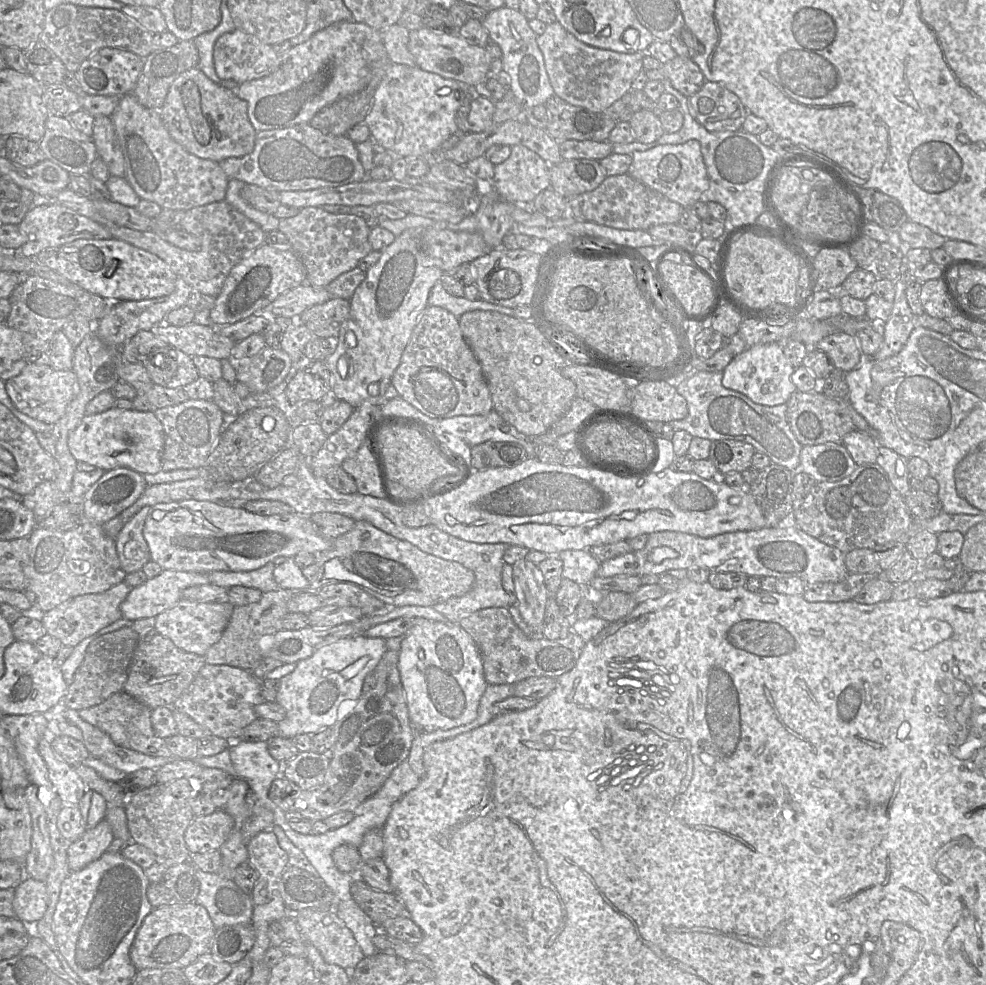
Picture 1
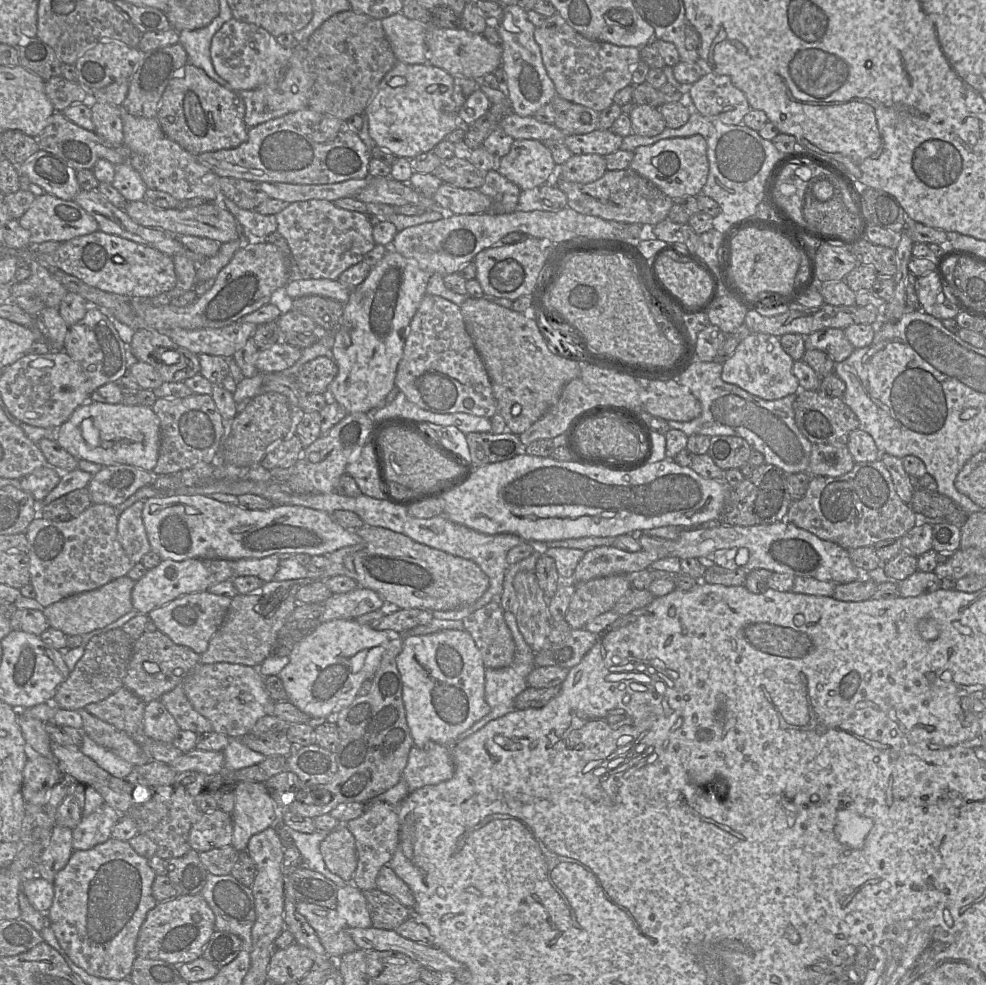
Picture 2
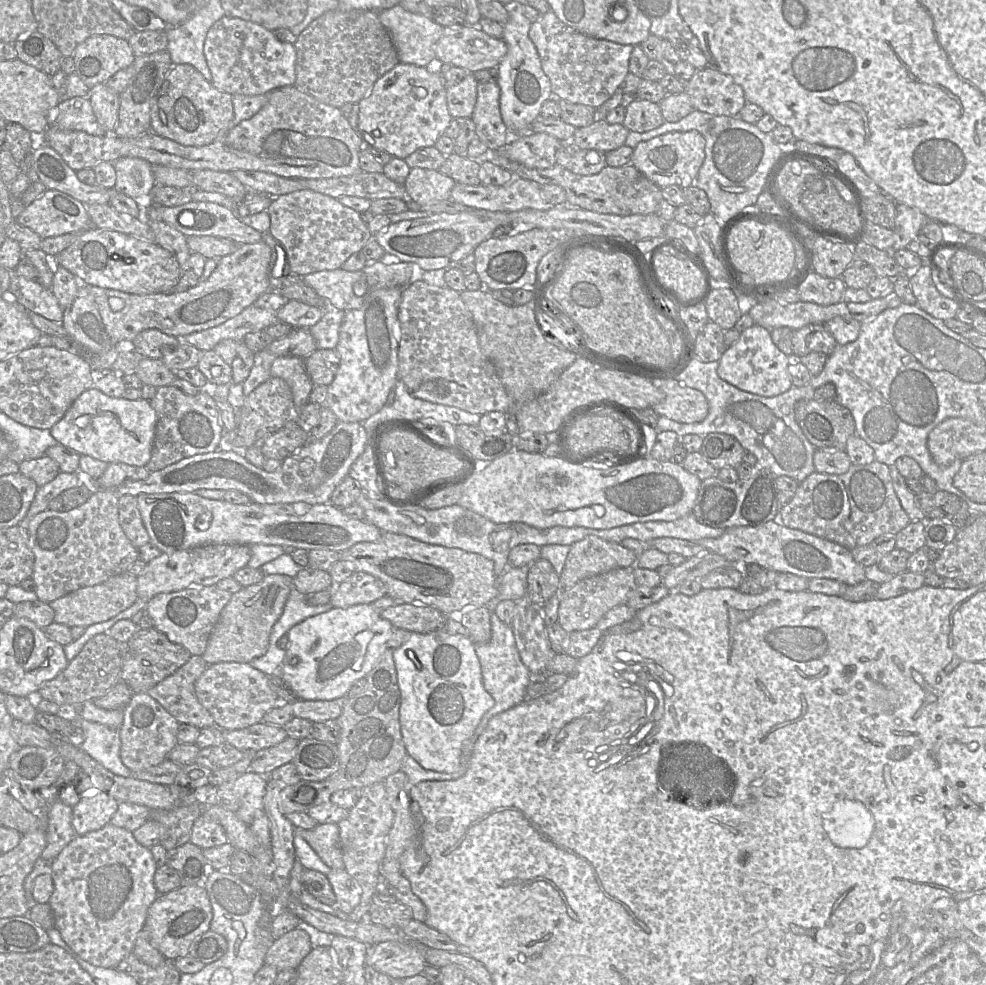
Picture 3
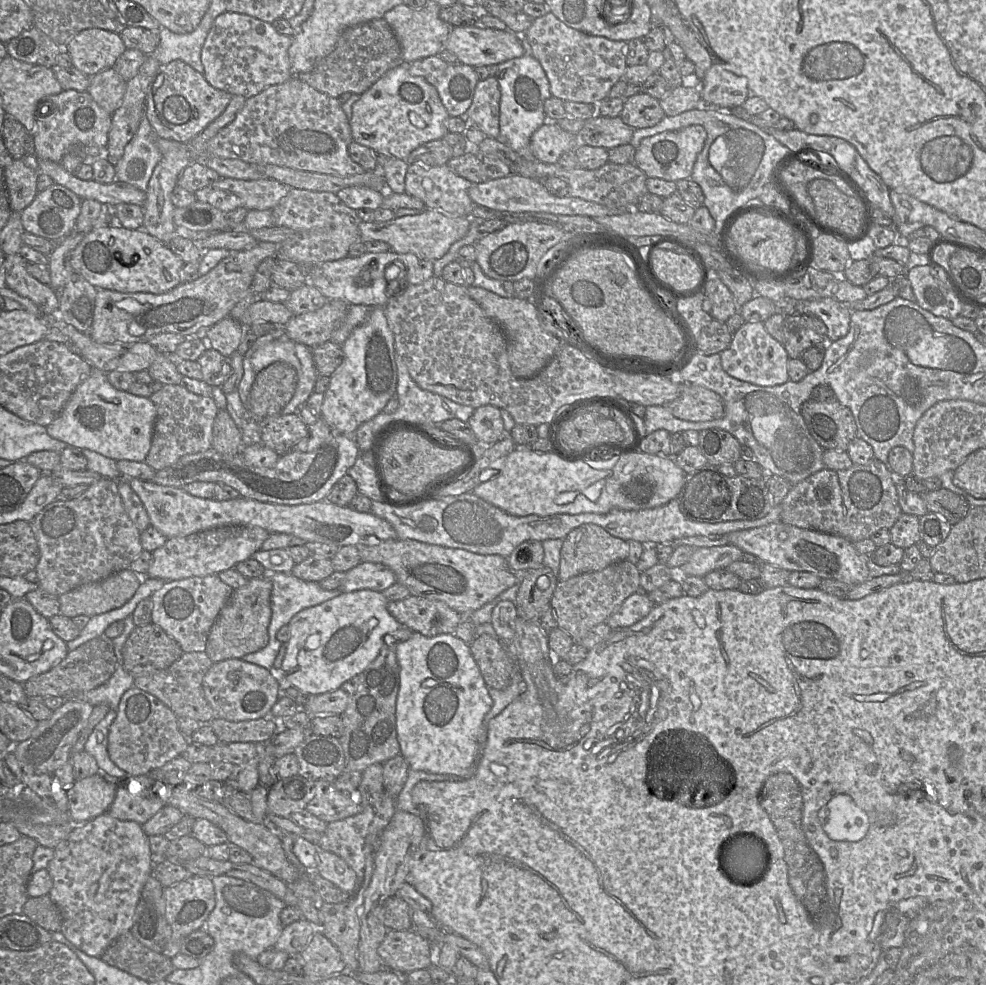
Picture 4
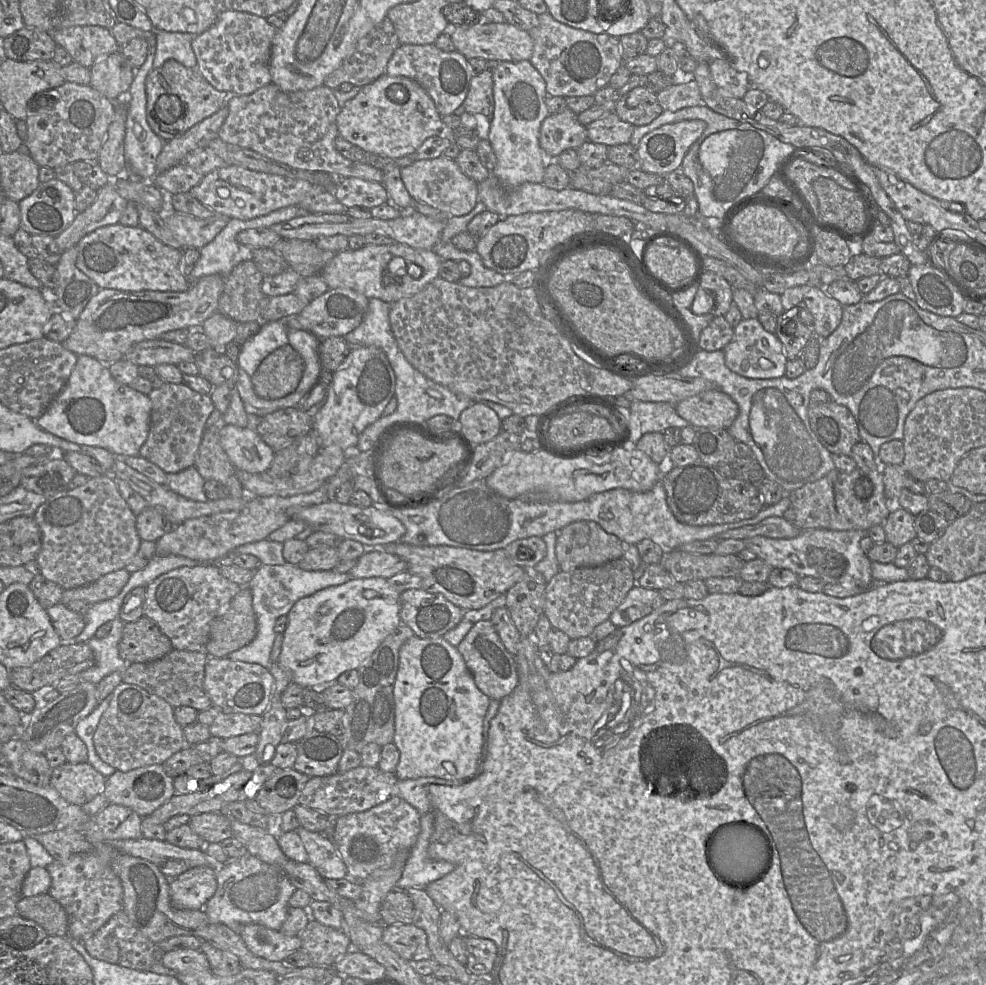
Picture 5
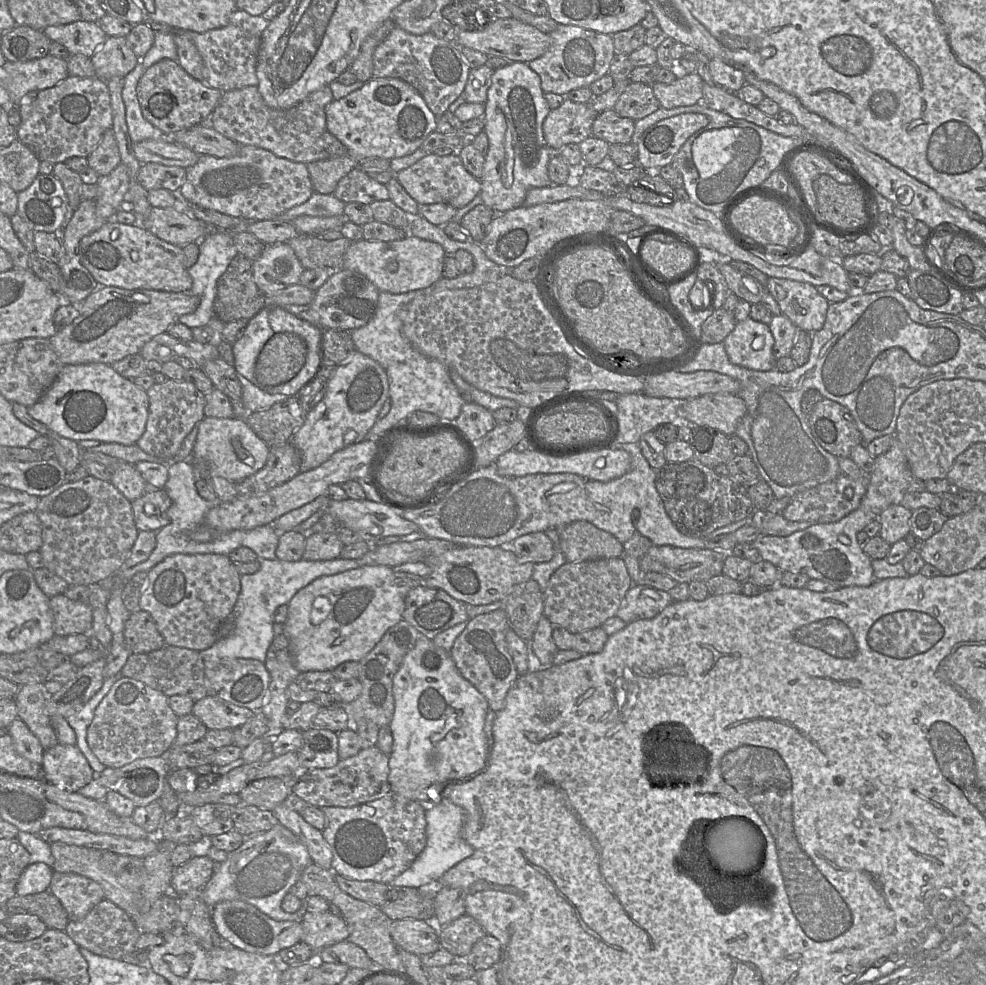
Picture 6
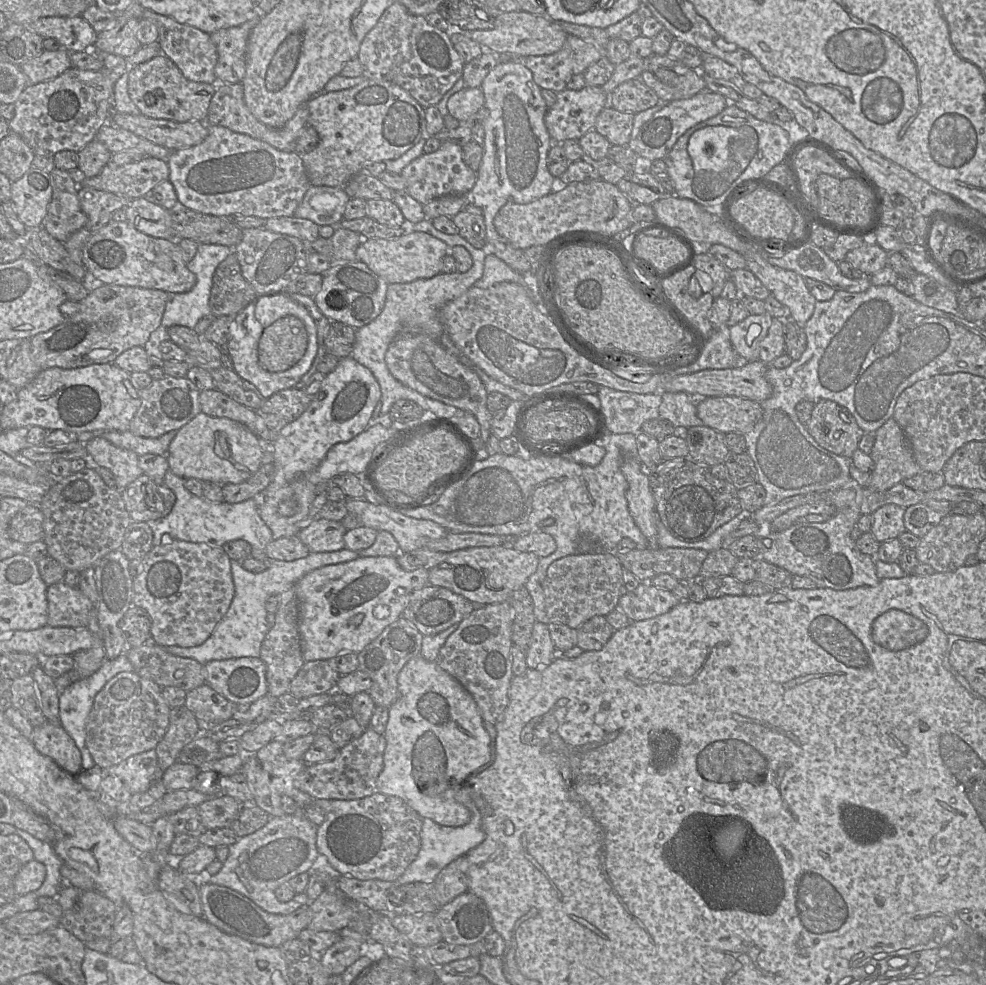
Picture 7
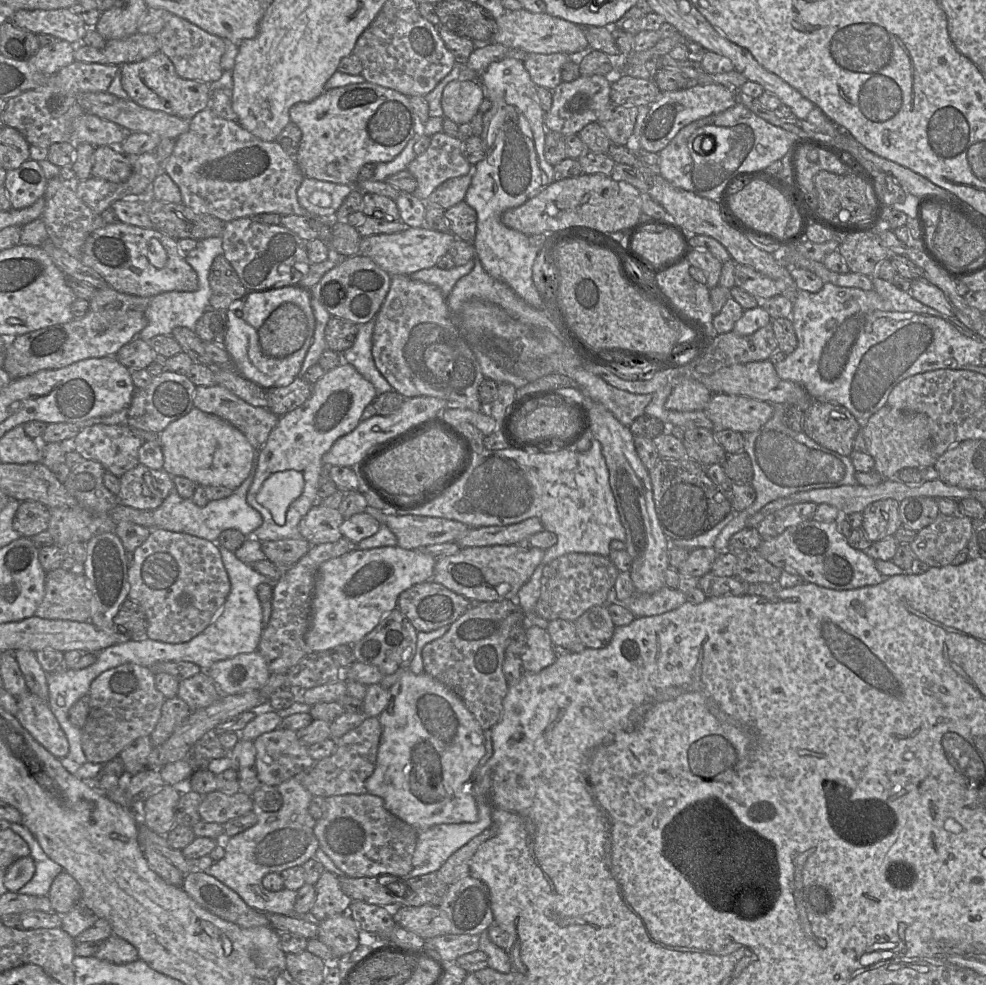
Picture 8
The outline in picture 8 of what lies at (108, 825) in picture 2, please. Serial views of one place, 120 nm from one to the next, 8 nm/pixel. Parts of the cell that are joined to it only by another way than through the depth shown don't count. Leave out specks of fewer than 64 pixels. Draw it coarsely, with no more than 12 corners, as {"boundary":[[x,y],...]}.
{"boundary":[[27,691],[16,718],[58,759],[69,743],[48,701]]}

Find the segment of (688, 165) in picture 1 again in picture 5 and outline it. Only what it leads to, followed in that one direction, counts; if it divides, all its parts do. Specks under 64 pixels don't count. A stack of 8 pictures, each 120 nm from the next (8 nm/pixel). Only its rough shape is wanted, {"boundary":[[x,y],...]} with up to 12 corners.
{"boundary":[[692,119],[652,130],[638,167],[663,177],[680,170],[705,129]]}

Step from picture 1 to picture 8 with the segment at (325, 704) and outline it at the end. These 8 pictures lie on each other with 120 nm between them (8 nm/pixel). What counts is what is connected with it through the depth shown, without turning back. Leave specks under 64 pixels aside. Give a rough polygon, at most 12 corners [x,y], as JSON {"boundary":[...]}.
{"boundary":[[355,549],[316,577],[310,651],[353,645],[435,557]]}

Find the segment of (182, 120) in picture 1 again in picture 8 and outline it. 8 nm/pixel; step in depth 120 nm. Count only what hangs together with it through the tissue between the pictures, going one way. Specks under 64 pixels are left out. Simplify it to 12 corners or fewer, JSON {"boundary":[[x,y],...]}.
{"boundary":[[162,52],[120,66],[129,99],[190,120],[209,84],[178,76]]}

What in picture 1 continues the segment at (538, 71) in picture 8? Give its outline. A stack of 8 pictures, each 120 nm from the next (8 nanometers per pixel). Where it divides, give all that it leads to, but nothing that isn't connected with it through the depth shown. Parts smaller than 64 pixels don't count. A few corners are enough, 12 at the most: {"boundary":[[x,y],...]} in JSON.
{"boundary":[[558,21],[536,40],[555,95],[603,113],[644,53],[587,45]]}

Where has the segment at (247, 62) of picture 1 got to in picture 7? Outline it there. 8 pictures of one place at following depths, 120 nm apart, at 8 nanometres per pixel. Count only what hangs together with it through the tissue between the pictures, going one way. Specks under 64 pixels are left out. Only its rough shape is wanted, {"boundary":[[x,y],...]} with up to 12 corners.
{"boundary":[[262,16],[210,34],[221,83],[242,83],[246,48]]}

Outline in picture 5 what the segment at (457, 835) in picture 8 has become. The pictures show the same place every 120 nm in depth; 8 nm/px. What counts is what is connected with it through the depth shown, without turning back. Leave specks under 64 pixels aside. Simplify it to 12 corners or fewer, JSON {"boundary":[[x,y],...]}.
{"boundary":[[434,814],[421,815],[421,831],[397,886],[425,888],[455,865],[428,855]]}

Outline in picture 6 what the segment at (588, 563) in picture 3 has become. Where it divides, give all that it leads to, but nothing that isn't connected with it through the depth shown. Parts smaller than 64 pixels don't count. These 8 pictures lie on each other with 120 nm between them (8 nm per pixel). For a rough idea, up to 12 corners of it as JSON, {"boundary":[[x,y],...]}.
{"boundary":[[588,521],[559,531],[566,562],[624,555],[623,544]]}

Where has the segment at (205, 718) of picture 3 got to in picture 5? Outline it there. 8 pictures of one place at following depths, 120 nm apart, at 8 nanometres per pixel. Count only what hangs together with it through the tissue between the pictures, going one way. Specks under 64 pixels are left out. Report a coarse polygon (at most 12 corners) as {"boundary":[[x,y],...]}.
{"boundary":[[172,649],[128,664],[122,681],[173,708],[213,705],[206,652]]}

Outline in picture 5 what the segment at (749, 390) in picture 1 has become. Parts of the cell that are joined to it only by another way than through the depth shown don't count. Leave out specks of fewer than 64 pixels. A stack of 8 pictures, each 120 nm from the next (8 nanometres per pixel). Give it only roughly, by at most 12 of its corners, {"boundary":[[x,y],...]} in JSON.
{"boundary":[[757,318],[742,319],[723,349],[750,379],[785,376],[783,345]]}

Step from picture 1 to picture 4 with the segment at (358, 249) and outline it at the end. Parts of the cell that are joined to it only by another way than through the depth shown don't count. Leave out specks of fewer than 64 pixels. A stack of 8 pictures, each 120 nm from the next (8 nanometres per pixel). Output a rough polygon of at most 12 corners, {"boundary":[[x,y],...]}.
{"boundary":[[291,188],[272,208],[293,235],[283,259],[345,258],[361,240],[357,211],[332,192]]}

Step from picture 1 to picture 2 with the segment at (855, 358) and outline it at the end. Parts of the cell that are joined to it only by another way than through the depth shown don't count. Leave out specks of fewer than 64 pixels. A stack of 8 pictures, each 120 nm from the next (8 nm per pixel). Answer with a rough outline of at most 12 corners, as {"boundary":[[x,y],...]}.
{"boundary":[[818,330],[806,347],[828,353],[835,363],[855,350],[843,330]]}

